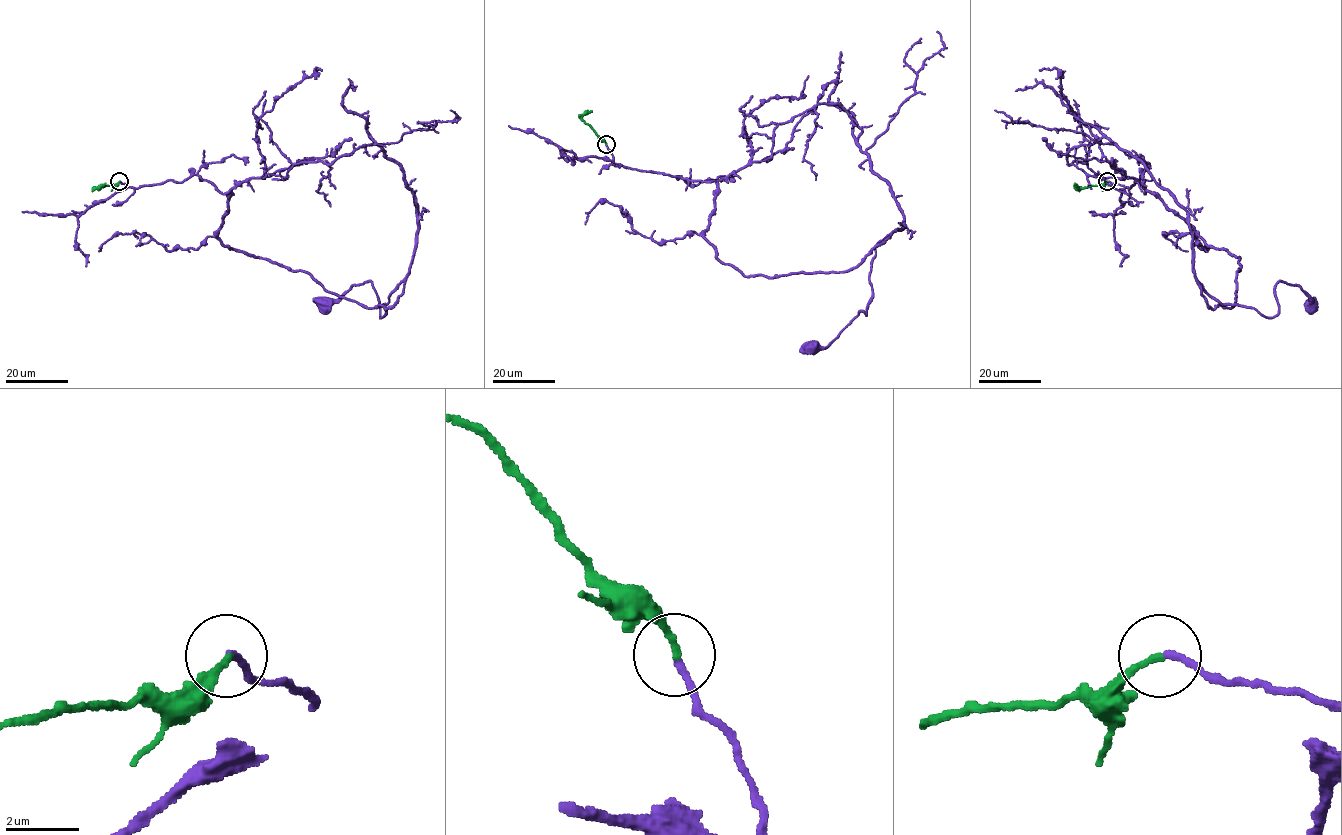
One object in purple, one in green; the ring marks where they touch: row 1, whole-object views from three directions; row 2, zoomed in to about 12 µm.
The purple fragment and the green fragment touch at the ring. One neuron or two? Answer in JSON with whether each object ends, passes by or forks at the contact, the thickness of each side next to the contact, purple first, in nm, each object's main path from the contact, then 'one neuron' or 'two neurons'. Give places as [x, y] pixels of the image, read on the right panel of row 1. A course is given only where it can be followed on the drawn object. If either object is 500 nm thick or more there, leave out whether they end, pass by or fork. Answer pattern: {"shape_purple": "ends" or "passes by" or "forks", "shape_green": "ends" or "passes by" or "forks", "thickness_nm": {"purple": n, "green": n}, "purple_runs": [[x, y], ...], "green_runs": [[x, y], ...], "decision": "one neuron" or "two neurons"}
{"shape_purple": "ends", "shape_green": "ends", "thickness_nm": {"purple": 190, "green": 180}, "purple_runs": [[1108, 181], [1142, 174], [1239, 257], [1235, 302], [1212, 309], [1197, 281], [1265, 316], [1279, 281], [1312, 306]], "green_runs": [[1107, 181], [1083, 188], [1074, 183]], "decision": "one neuron"}

